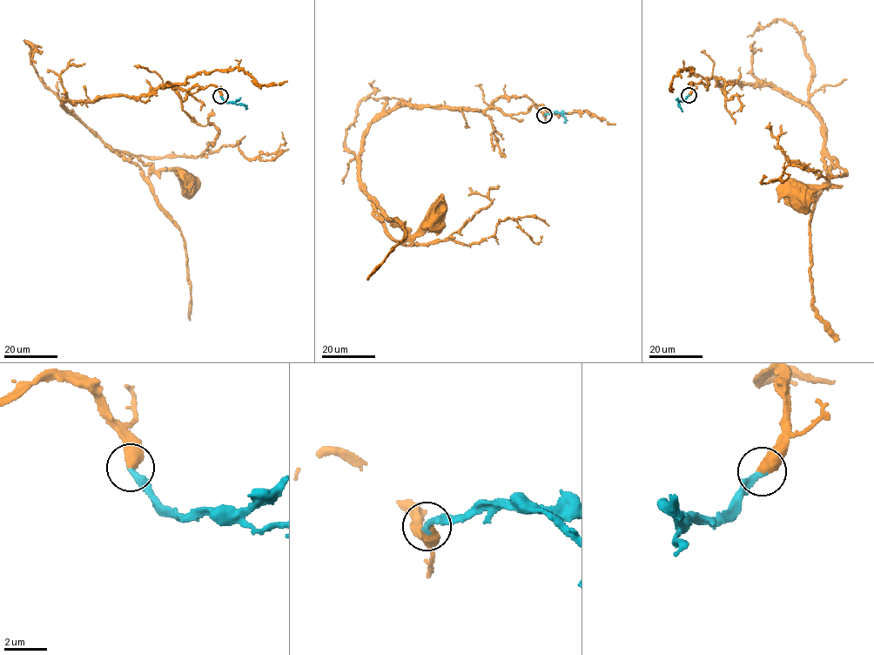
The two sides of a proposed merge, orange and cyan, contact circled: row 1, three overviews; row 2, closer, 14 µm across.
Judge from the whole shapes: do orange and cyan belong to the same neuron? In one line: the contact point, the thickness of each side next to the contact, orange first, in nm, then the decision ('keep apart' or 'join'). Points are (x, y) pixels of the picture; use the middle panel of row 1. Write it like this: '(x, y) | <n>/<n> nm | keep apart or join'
(544, 115) | 600/280 nm | join

